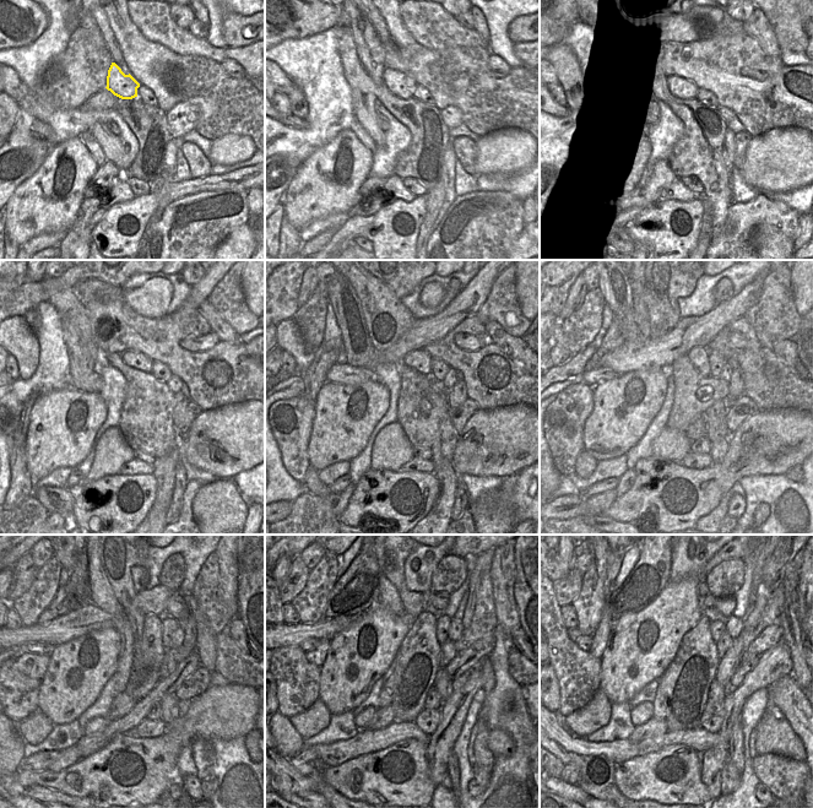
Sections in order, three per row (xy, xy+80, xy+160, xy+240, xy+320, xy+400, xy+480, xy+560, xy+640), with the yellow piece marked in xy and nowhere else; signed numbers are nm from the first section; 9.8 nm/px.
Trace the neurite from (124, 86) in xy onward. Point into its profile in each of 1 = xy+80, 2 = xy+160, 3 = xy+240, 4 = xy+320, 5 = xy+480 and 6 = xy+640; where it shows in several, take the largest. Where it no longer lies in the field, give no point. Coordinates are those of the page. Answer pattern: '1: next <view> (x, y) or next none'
1: next xy+80 (401, 85)
2: next xy+160 (678, 86)
3: next xy+240 (135, 359)
4: next xy+320 (419, 359)
5: next xy+480 (147, 652)
6: next xy+640 (682, 690)

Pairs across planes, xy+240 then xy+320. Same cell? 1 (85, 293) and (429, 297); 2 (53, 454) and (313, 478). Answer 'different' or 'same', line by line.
1: same
2: different

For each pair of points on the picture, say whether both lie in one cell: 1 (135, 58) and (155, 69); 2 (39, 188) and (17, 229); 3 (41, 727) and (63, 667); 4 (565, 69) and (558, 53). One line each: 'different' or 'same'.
1: same
2: same
3: different
4: same

